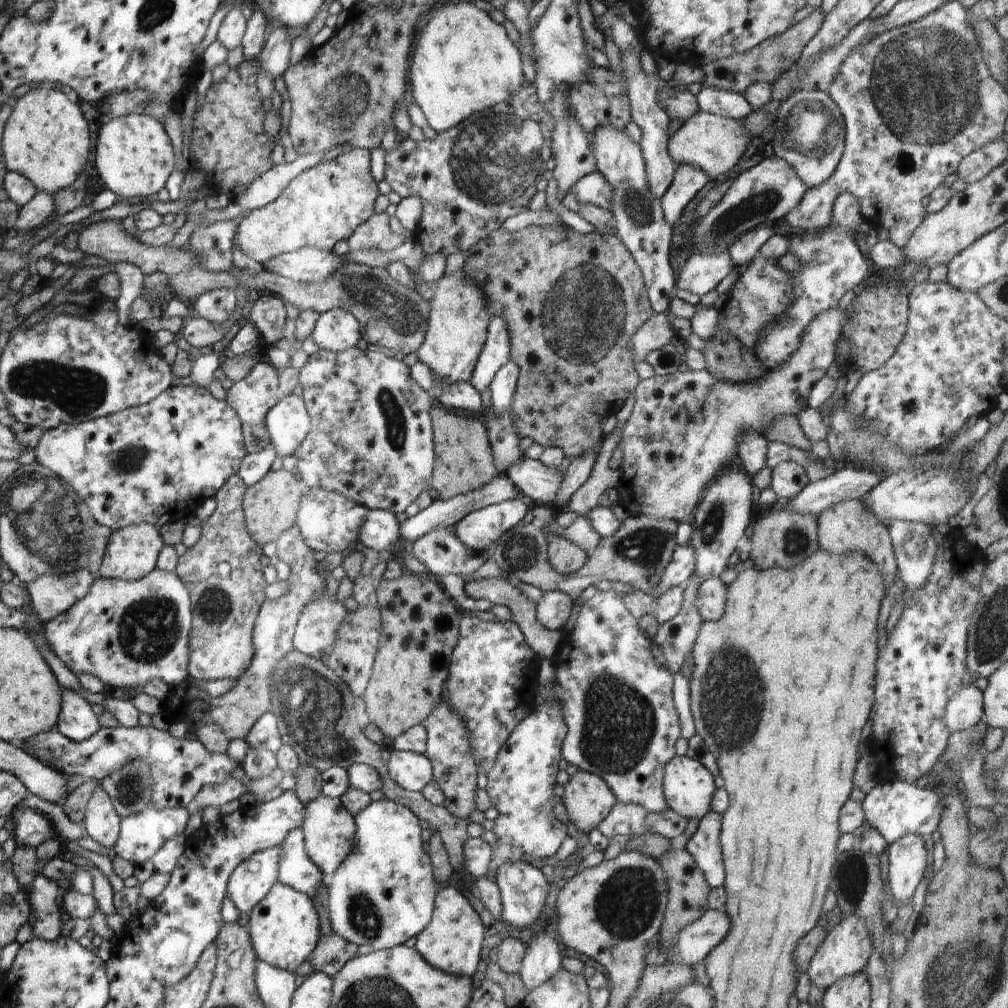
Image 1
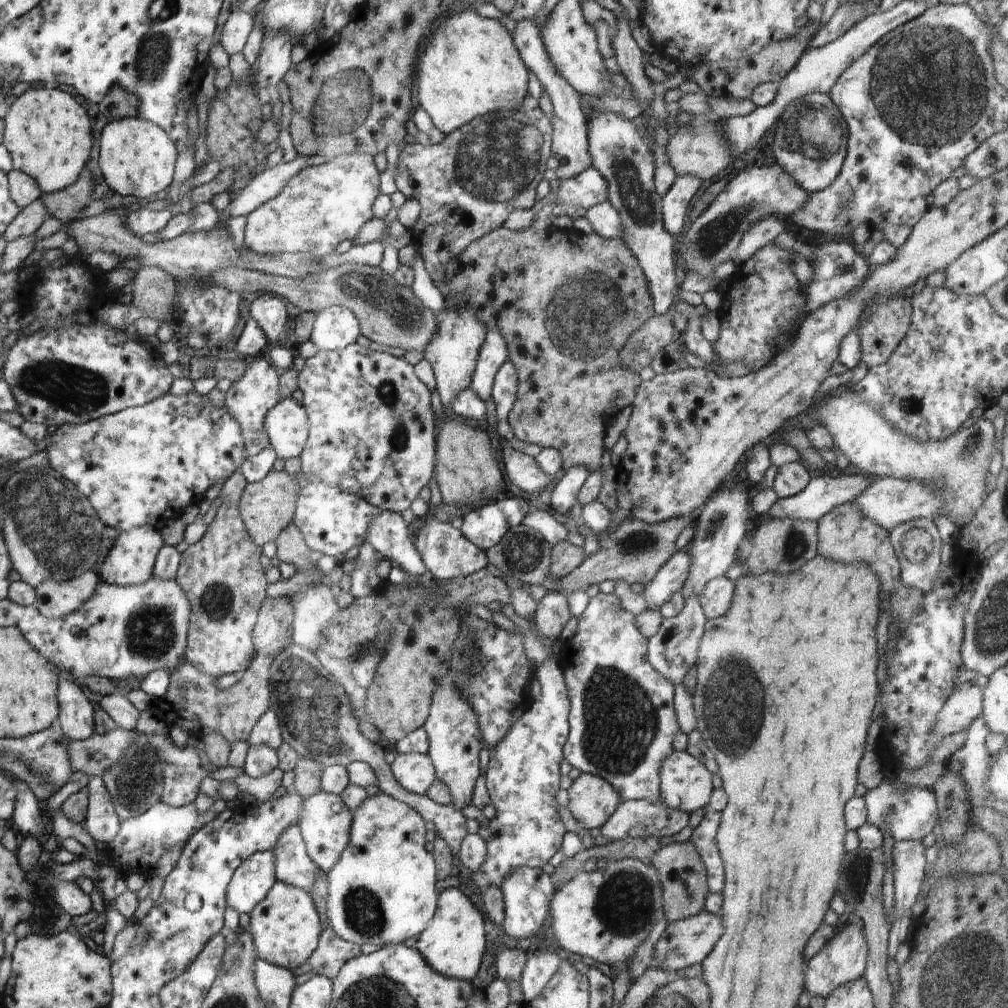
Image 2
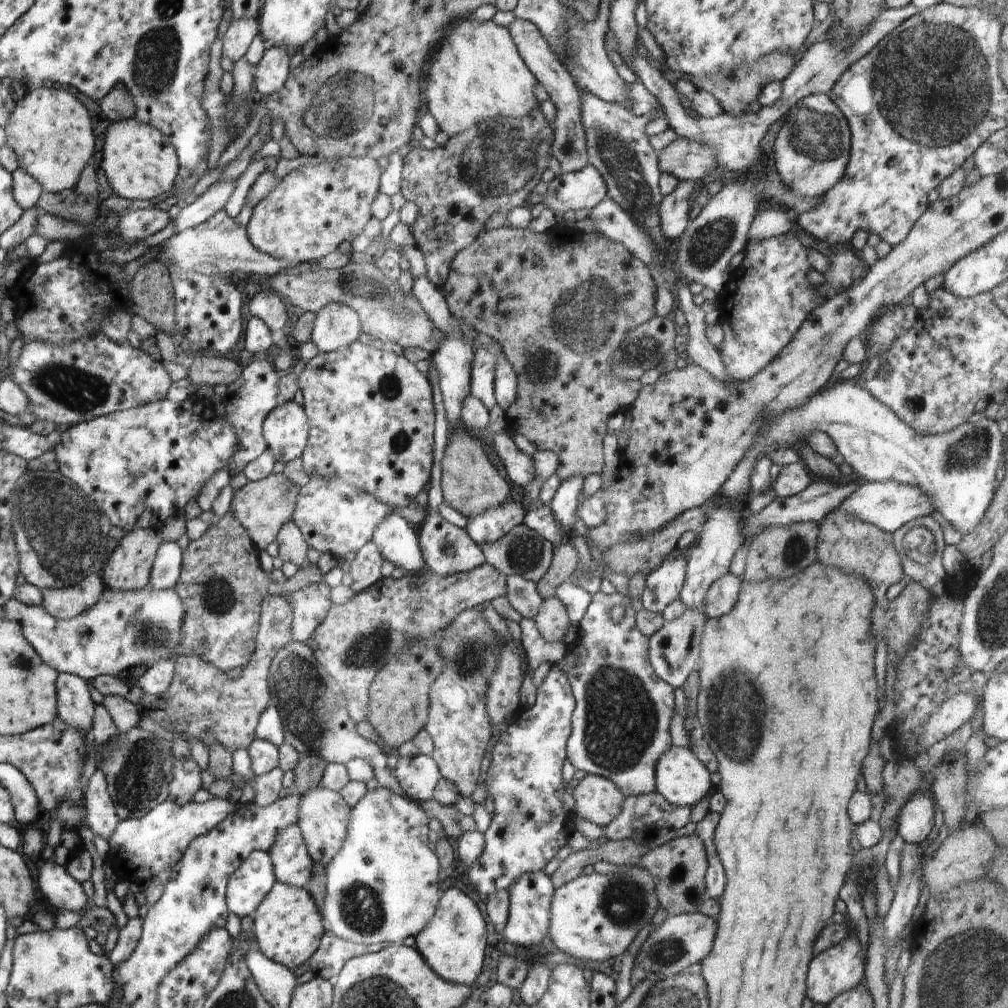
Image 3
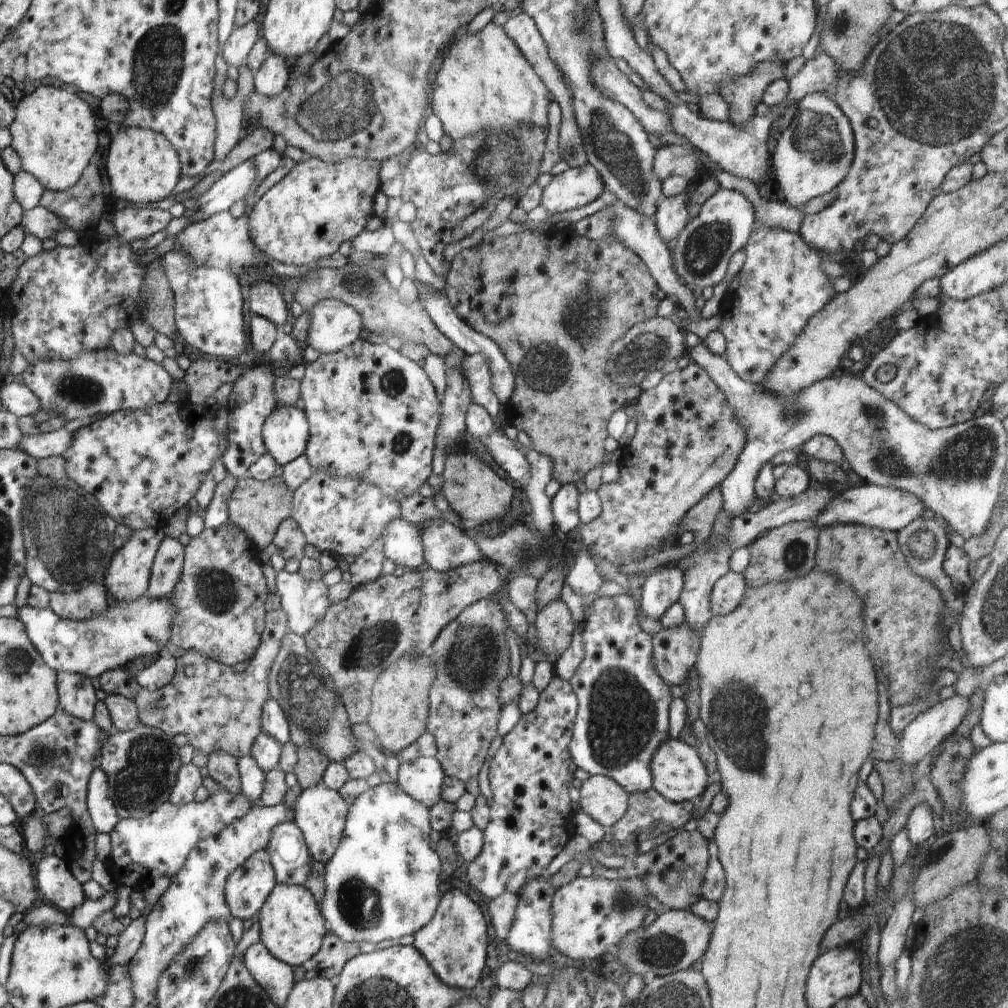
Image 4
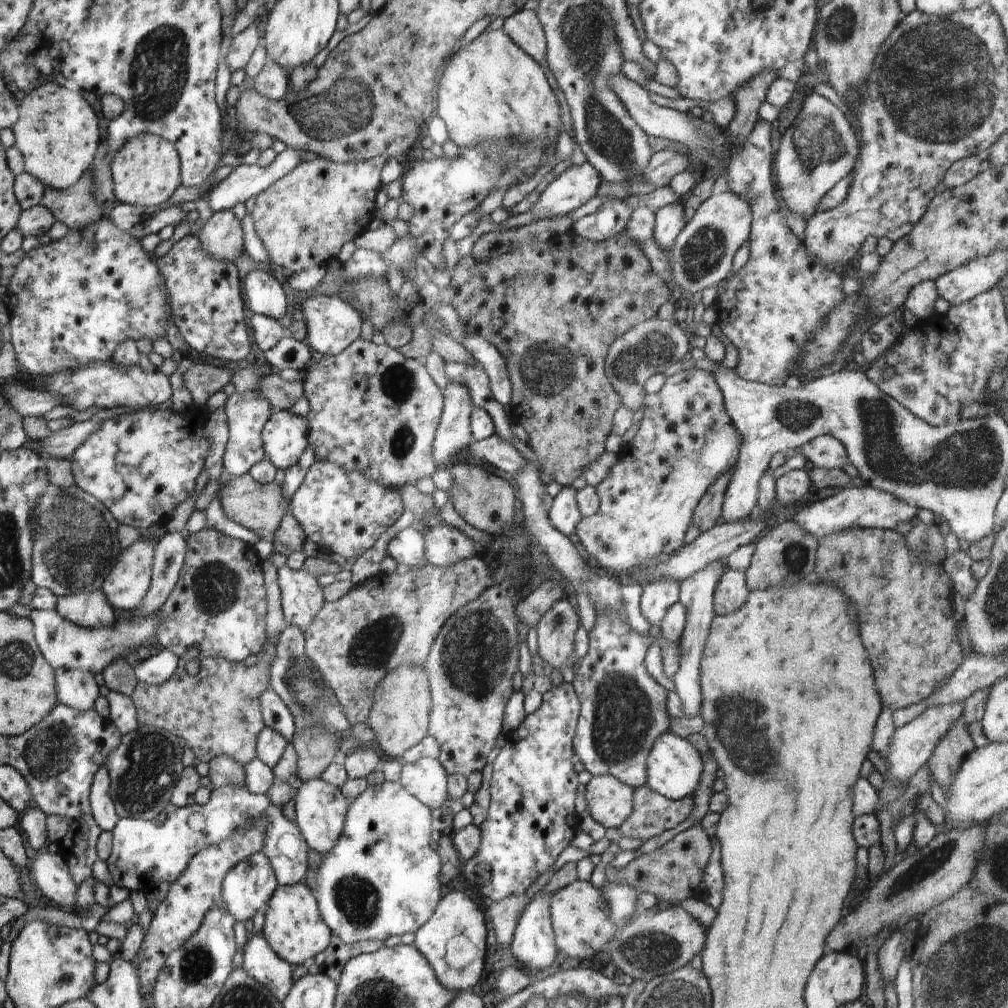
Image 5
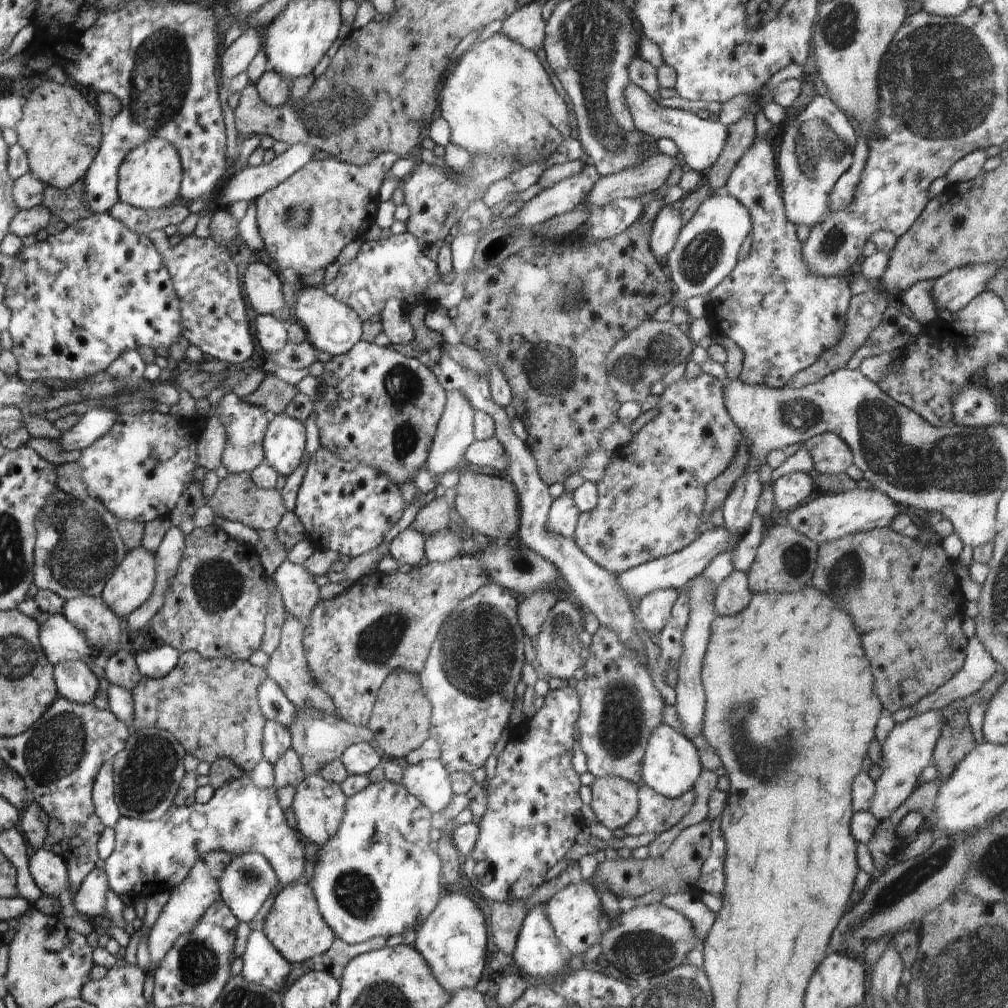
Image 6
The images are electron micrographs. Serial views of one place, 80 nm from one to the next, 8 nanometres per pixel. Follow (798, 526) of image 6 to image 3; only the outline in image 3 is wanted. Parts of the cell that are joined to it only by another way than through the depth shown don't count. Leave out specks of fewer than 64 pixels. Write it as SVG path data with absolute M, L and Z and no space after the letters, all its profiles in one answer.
M868 481L867 484L858 486L839 508L844 513L853 514L860 520L891 533L897 532L908 521L934 512L931 498L923 490L917 486L905 485L896 481Z

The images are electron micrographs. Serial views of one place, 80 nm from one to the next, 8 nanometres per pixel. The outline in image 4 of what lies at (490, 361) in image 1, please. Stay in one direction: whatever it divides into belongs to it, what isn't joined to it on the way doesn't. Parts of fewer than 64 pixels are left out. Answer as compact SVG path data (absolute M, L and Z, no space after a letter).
M478 353L467 356L462 368L470 380L472 401L483 406L496 421L501 402L492 390L491 372L486 357Z

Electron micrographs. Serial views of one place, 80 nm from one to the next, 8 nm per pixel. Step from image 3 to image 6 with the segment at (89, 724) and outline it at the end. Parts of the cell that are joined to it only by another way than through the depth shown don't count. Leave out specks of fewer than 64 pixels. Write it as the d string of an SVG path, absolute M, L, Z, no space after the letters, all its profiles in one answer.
M84 661L54 665L58 694L73 703L92 703L98 693L98 680Z

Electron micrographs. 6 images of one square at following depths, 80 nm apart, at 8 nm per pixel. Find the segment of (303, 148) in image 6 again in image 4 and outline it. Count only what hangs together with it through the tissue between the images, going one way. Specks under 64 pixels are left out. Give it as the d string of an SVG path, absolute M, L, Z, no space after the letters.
M252 156L252 158L229 170L214 184L210 185L208 190L196 200L196 208L187 210L184 216L192 218L192 223L195 223L209 219L219 211L228 211L234 202L244 200L246 194L248 194L248 190L252 188L254 180L256 180L256 167L255 156Z

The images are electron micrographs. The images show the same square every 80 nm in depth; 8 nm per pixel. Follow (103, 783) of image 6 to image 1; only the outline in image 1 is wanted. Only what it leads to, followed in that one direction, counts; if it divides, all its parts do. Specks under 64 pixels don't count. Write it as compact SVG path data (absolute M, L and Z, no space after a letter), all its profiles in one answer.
M94 782L97 785L87 802L82 826L86 828L92 840L96 840L104 848L114 848L119 837L121 818L114 810L110 797L100 786L100 782Z

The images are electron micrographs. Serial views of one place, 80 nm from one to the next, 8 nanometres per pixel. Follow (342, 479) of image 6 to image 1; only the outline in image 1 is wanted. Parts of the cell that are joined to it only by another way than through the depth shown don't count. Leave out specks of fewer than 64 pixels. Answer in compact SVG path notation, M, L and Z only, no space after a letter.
M312 487L308 494L302 495L295 524L302 533L305 543L313 550L322 552L344 552L352 542L357 540L362 521L367 515L365 506L334 491L325 491Z

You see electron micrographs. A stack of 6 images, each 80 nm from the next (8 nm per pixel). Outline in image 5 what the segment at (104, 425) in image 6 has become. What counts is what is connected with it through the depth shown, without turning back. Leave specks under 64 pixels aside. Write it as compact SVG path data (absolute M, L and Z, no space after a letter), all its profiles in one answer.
M90 418L82 422L73 422L69 427L50 433L47 439L39 440L36 444L38 454L42 458L70 458L75 448L96 428L100 428L103 420Z

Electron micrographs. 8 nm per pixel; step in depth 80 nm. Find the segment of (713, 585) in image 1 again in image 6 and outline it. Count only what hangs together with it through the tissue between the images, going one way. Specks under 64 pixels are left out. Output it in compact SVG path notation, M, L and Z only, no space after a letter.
M732 571L730 576L715 588L715 614L734 616L742 612L748 606L752 595L748 574L742 571Z

